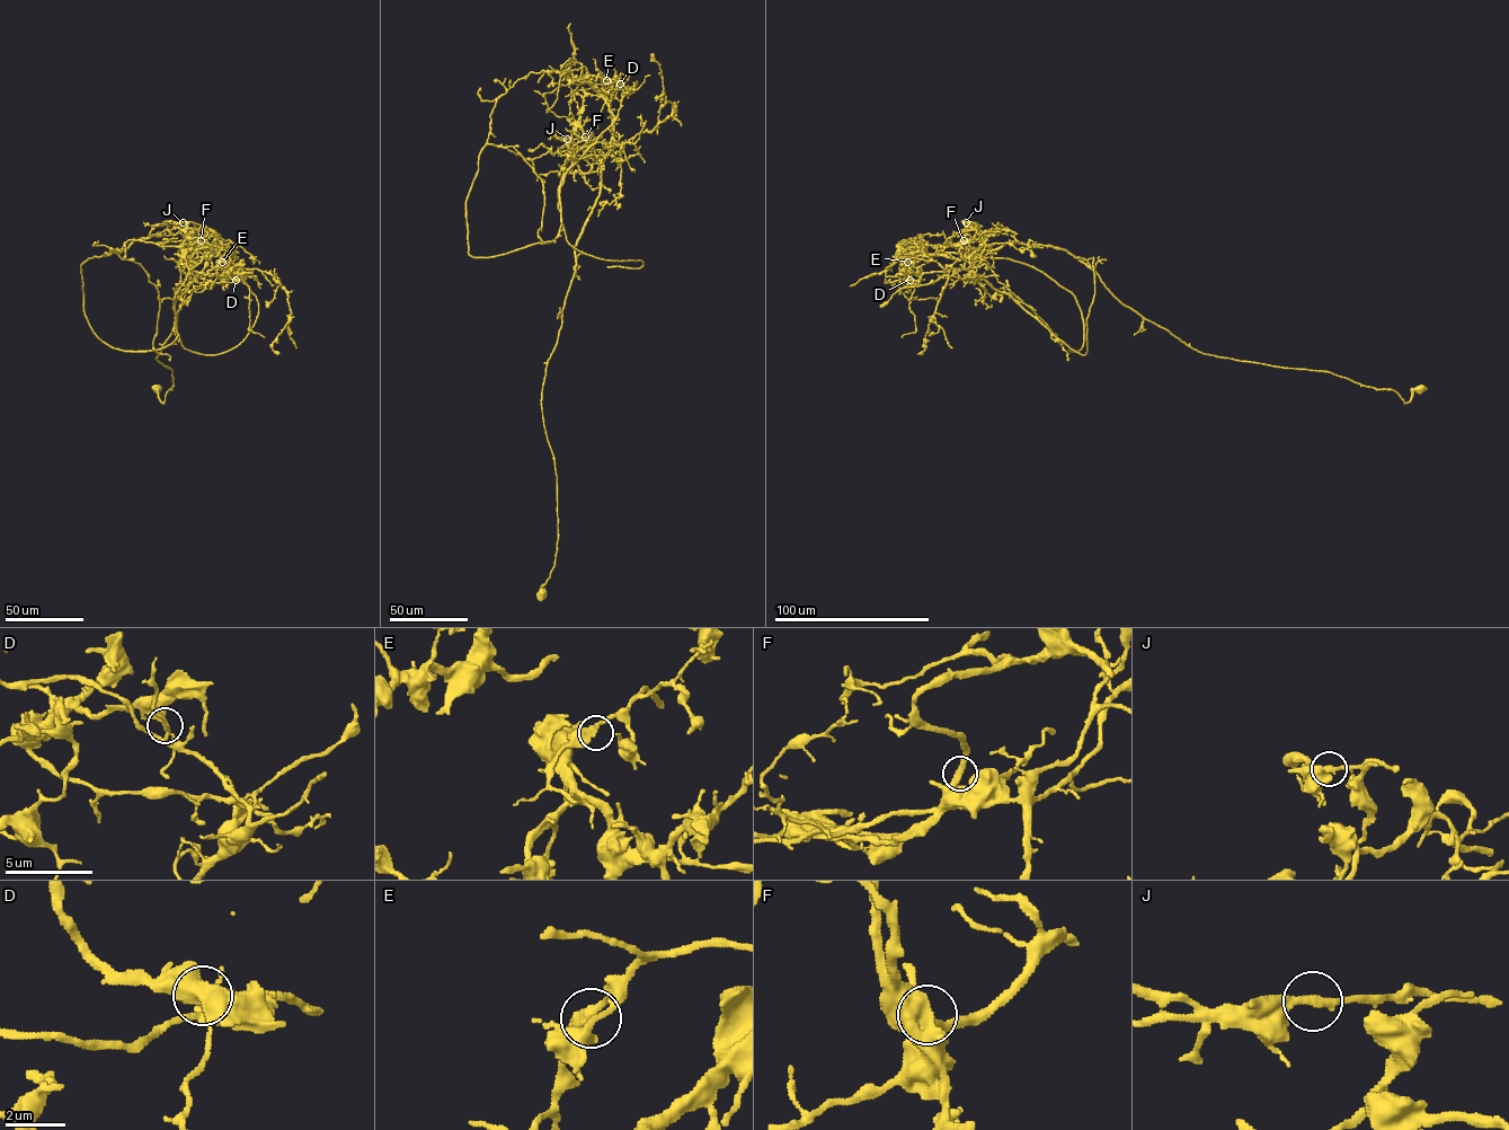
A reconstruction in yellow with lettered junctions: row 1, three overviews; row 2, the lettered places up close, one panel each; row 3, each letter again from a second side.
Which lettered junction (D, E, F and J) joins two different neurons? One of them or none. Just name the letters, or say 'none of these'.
D

